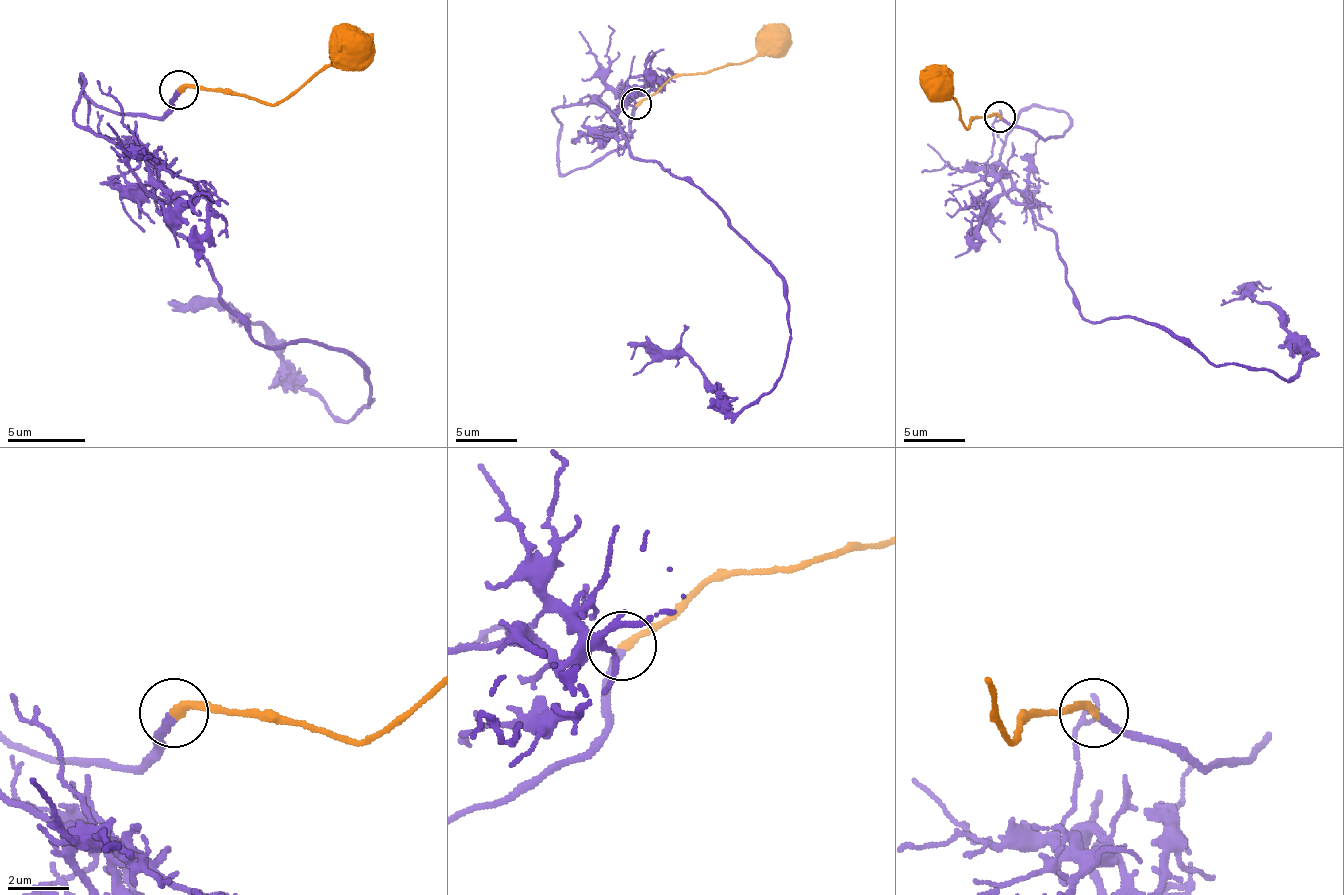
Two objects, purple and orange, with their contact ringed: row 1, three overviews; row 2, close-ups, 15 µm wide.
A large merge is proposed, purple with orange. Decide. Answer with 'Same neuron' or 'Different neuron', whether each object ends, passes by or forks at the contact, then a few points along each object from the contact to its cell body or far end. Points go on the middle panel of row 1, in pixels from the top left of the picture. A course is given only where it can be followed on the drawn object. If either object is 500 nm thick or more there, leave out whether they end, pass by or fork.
Same neuron. At the ring purple ends. At the ring orange ends. Course of purple: (635, 106), (558, 168), (552, 109), (592, 100), (783, 282), (790, 350), (737, 412), (685, 356), (629, 359). Course of orange: (635, 103), (648, 100), (672, 78), (746, 63), (768, 32), (777, 38)

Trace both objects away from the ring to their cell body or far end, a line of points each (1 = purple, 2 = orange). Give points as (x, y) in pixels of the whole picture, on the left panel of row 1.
1: (178, 90), (104, 110), (81, 75), (73, 118), (259, 343), (341, 347), (372, 401), (349, 421), (170, 300)
2: (178, 90), (193, 87), (283, 102), (357, 48)

